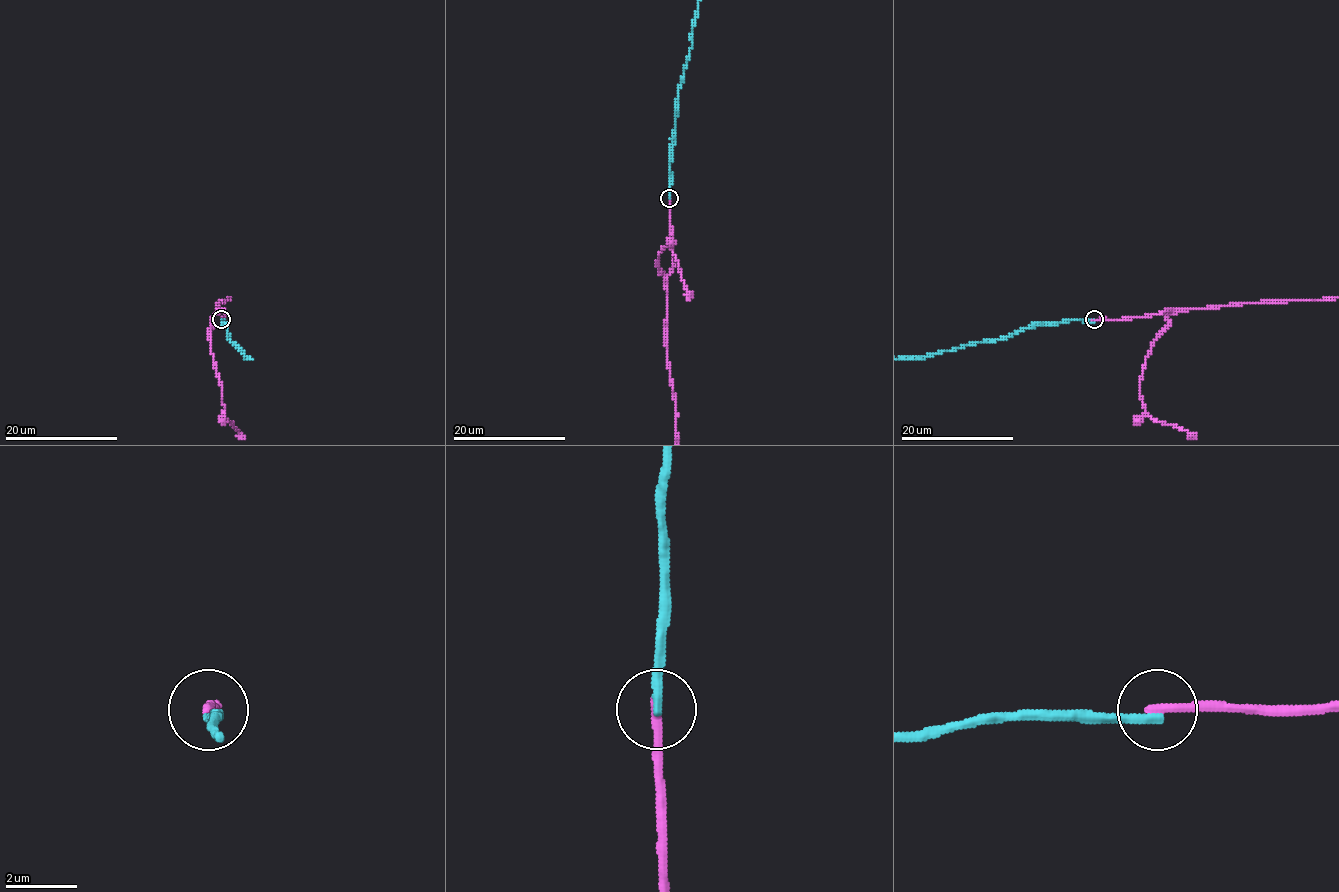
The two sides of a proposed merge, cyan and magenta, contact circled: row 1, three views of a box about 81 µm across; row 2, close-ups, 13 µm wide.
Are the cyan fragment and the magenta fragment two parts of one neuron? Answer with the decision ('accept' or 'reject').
reject

